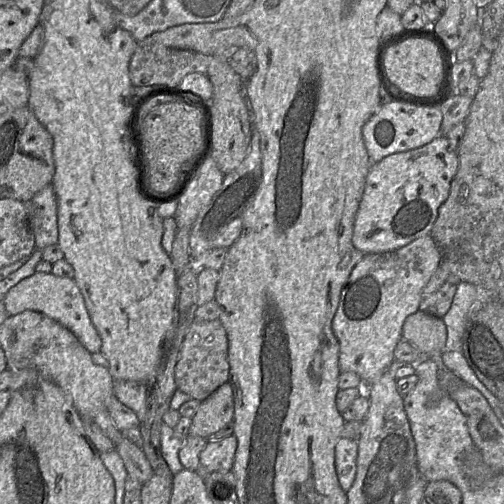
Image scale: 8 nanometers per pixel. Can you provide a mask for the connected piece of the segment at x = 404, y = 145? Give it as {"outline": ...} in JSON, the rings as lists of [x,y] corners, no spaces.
{"outline":[[[397,99],[380,106],[363,126],[362,134],[372,163],[398,152],[419,148],[441,134],[443,114],[440,103],[410,103]]]}

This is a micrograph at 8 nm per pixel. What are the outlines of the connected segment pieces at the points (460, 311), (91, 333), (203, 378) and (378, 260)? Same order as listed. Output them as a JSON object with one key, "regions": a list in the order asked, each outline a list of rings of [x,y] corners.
{"regions":[[[[461,281],[457,286],[451,307],[442,317],[447,328],[445,349],[462,352],[462,337],[467,320],[488,303],[497,300],[493,291]]],[[[36,271],[9,289],[4,298],[4,306],[9,316],[25,310],[43,313],[68,328],[91,354],[100,352],[102,340],[91,321],[82,293],[74,279],[56,276],[52,272]]],[[[219,319],[193,320],[182,343],[175,367],[177,389],[202,402],[220,385],[229,382],[228,339]]],[[[430,234],[419,237],[413,240],[412,242],[410,242],[409,244],[393,251],[364,254],[362,259],[353,268],[346,285],[342,289],[339,305],[332,320],[332,329],[340,345],[339,367],[341,373],[354,372],[361,378],[361,380],[363,381],[363,385],[370,385],[373,382],[375,382],[385,371],[387,371],[389,365],[394,360],[394,351],[397,346],[397,343],[401,339],[403,339],[402,338],[403,323],[409,315],[419,310],[422,291],[426,286],[426,284],[428,283],[428,281],[430,280],[433,273],[439,267],[441,261],[442,261],[441,251],[437,246],[434,238]]]]}

